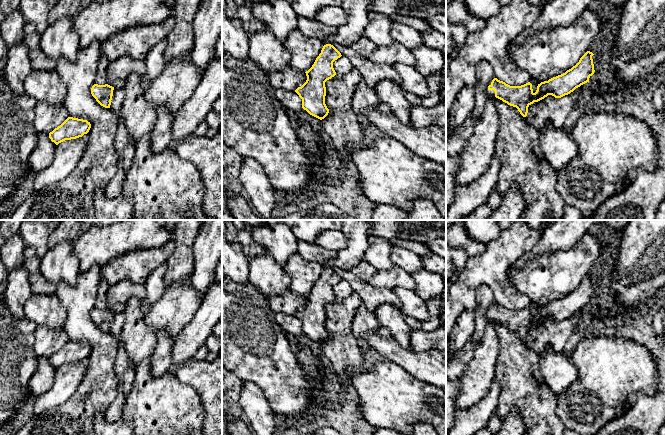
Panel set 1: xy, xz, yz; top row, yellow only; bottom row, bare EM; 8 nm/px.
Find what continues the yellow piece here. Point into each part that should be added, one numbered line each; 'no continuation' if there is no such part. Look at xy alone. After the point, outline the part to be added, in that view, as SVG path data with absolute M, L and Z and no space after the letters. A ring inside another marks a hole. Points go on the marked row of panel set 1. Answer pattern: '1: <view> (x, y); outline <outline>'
no continuation

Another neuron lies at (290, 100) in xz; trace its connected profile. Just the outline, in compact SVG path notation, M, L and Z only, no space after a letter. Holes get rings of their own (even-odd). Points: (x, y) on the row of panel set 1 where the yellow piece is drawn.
M275 90L275 97L286 110L299 110L302 108L302 99L296 92Z

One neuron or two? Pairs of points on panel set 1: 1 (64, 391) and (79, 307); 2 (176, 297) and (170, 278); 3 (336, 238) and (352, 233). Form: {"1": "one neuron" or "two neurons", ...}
{"1": "two neurons", "2": "two neurons", "3": "two neurons"}

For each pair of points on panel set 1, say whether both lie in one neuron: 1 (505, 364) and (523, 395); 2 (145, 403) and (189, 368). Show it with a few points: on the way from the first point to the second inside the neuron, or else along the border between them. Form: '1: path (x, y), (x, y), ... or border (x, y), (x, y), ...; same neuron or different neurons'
1: path (513, 372), (520, 379), (522, 387); same neuron
2: border (174, 375), (181, 382), (189, 384), (196, 391); different neurons

